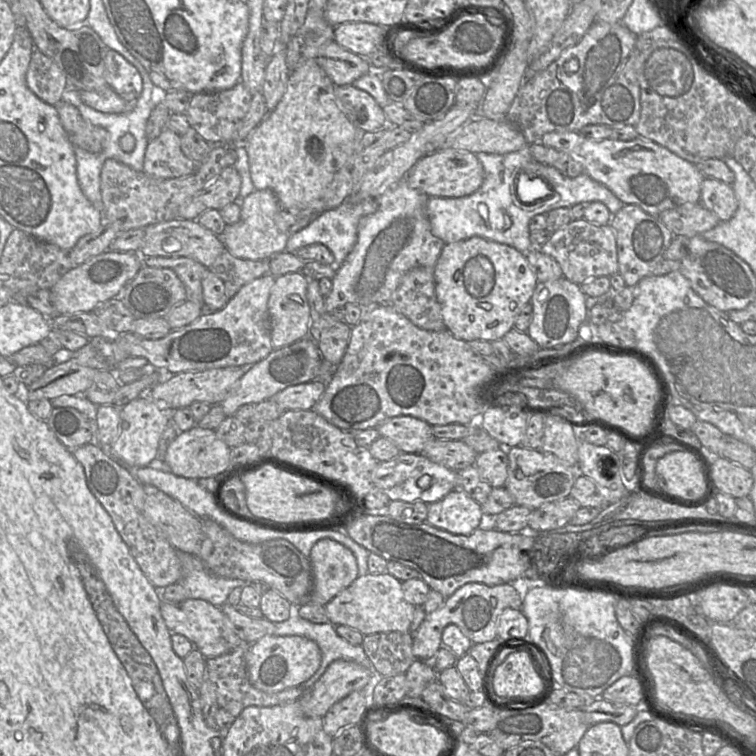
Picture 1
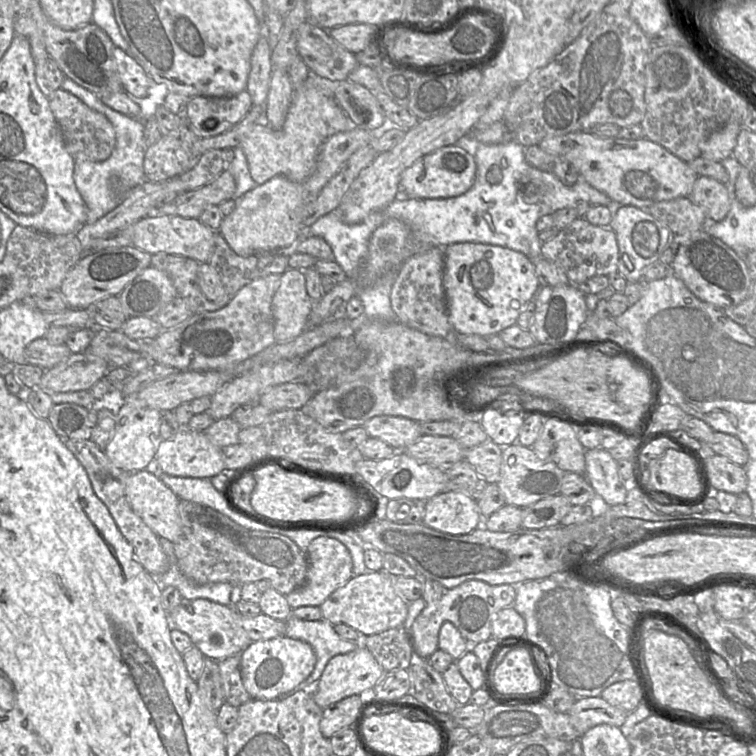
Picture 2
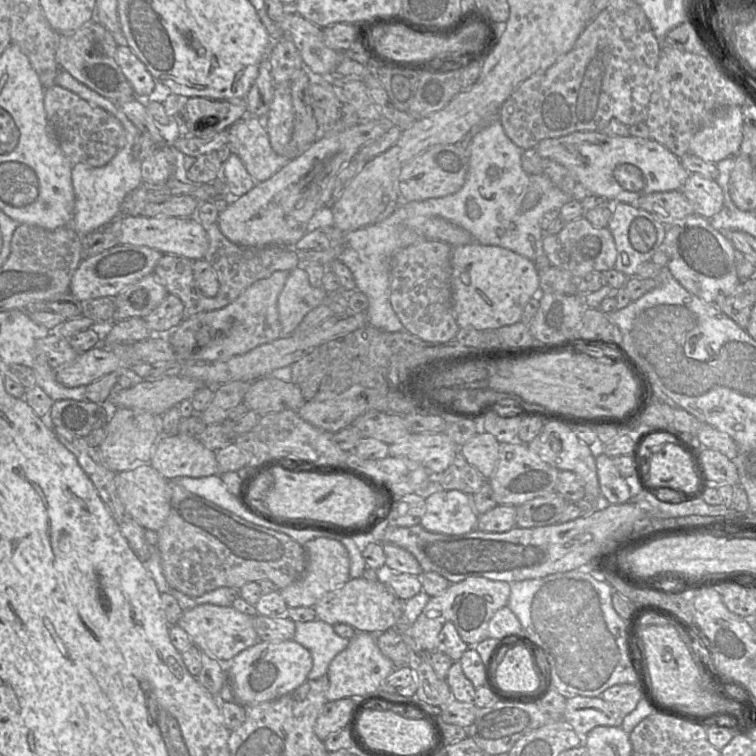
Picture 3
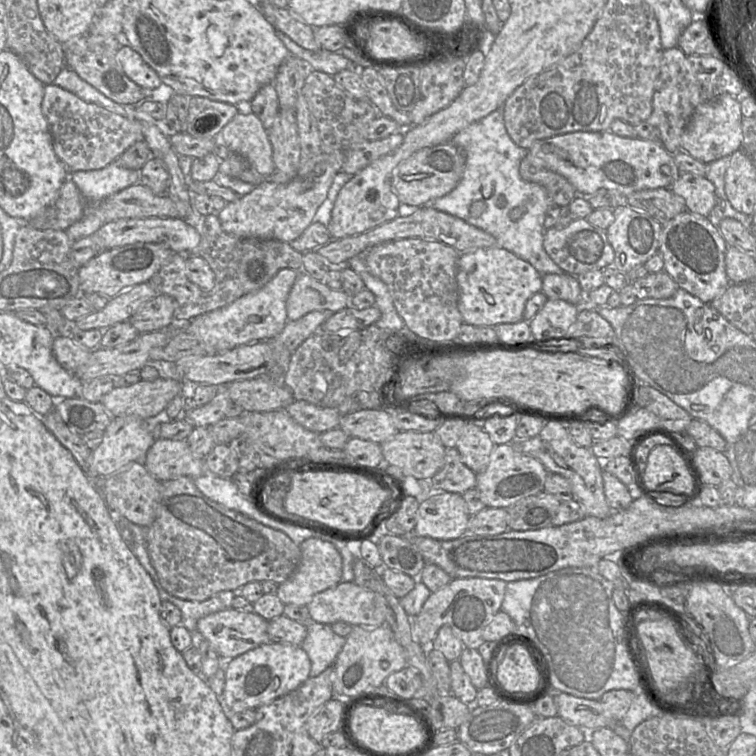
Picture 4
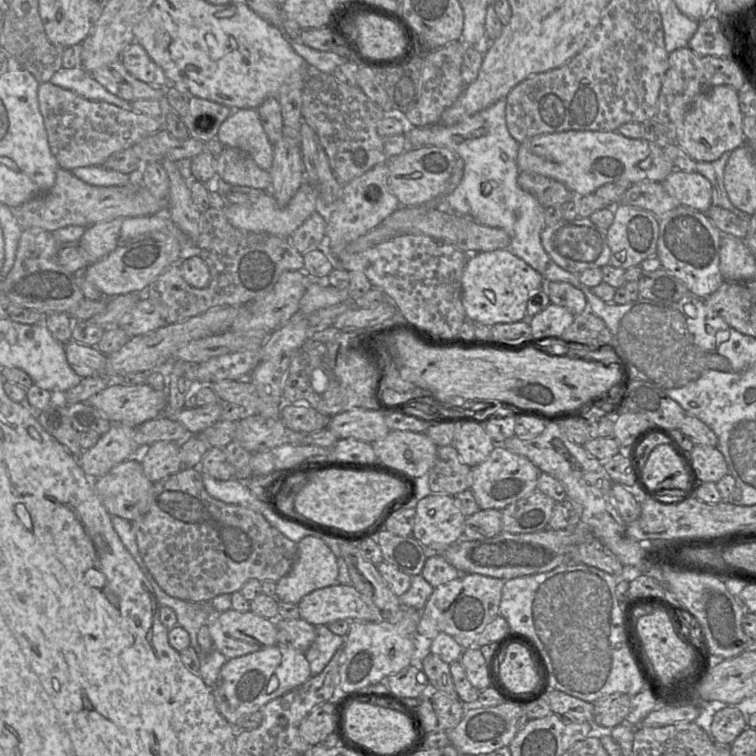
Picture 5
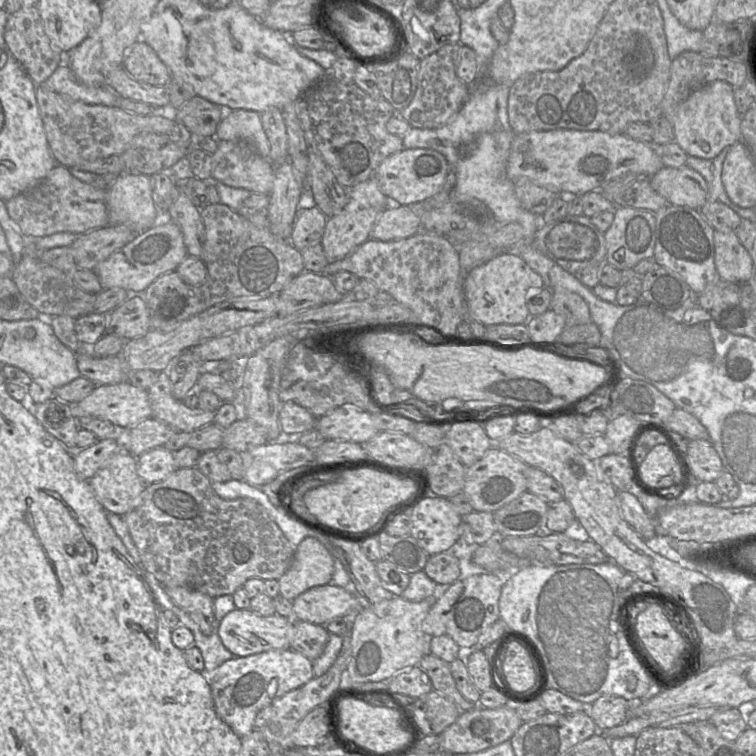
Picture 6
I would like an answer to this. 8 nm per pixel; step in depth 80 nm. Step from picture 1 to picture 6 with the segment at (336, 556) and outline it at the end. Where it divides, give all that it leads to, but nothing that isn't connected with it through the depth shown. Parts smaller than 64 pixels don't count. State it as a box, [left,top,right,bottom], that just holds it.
[278,537,334,600]

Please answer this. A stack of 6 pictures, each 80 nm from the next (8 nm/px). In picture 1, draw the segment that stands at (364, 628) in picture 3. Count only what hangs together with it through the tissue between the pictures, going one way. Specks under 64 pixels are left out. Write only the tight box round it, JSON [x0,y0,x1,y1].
[325,571,415,635]

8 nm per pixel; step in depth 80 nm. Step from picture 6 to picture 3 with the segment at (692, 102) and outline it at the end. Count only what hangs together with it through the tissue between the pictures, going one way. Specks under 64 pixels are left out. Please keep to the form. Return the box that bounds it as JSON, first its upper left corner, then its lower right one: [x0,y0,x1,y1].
[689,106,743,164]

